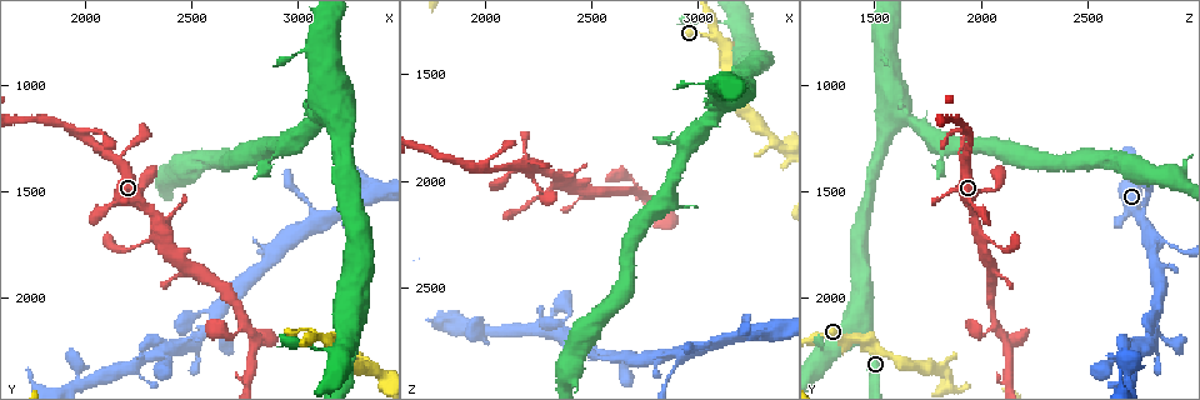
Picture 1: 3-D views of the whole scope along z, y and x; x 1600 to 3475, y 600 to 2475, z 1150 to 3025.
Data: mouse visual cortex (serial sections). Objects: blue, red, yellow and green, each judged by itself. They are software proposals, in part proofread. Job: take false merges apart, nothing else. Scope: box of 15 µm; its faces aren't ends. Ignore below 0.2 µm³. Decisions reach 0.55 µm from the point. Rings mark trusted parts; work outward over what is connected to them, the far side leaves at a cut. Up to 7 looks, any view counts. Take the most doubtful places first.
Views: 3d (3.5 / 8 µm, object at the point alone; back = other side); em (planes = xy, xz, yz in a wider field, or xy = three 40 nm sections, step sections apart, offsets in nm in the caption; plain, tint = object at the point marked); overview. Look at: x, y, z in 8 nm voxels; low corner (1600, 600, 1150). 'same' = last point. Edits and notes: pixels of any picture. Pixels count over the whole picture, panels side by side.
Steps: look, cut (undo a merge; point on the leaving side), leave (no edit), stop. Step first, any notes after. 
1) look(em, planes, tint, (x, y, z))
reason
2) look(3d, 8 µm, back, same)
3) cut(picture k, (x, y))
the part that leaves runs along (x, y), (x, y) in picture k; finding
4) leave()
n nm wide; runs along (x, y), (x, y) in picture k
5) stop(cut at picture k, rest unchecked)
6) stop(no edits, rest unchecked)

look(3d, 3.5 µm, (2140, 1360, 1940))
calibre changes

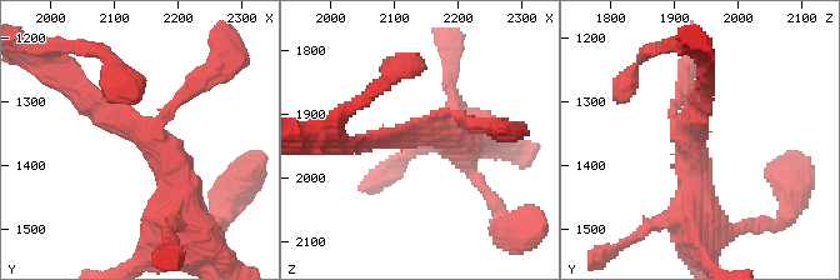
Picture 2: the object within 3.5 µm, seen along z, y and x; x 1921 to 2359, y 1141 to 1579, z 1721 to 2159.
look(em, planes, tint, (2150, 1355, 1925))
shape alone is not enough

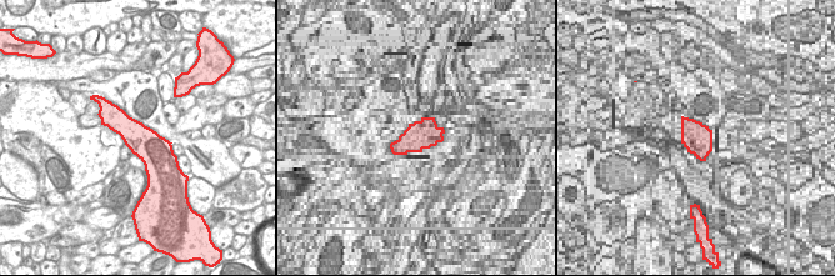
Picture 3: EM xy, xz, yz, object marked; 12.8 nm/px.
leave()
runs along (180, 215), (173, 158), (76, 89) in picture 2; continuous, no second cell

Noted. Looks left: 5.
look(3d, 3.5 µm, (2700, 2180, 2000))
calibre changes

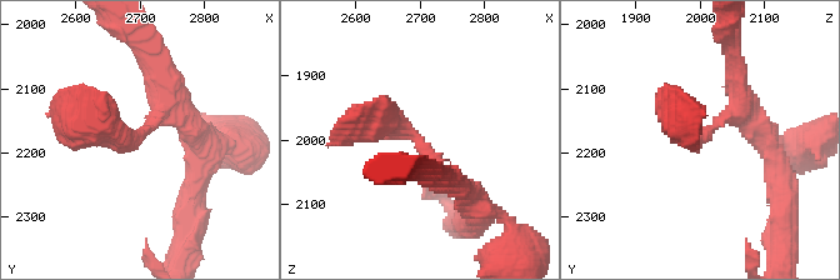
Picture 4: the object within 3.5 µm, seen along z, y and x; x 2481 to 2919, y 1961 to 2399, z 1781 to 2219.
look(em, planes, tint, (2700, 2165, 2005))
need the tissue

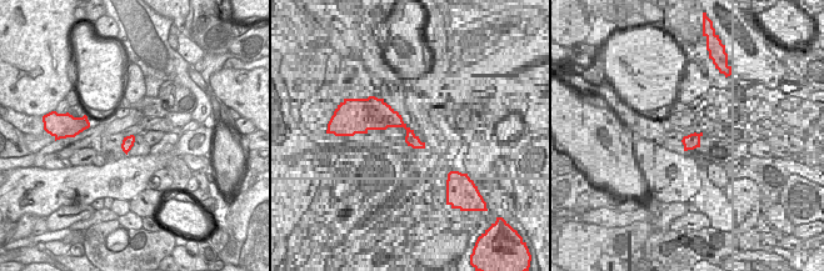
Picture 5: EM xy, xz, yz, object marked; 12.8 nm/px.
leave()
runs along (448, 176), (401, 125), (348, 131) in picture 4; one cell here

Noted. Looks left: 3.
look(3d, 3.5 µm, (2910, 1730, 2830))
small branch off a trunk

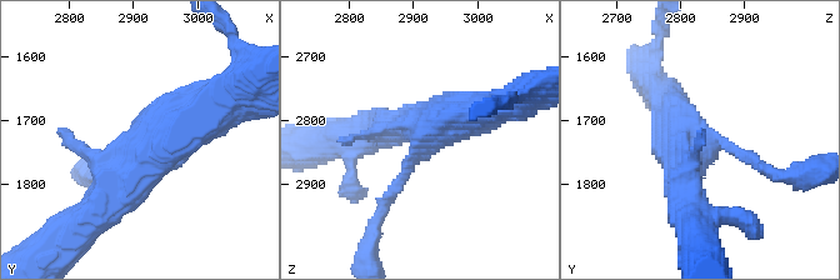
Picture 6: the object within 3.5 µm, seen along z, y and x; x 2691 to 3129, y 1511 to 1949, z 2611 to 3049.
look(em, xy, step 3, tint, (2915, 1735, 2840))
now the EM

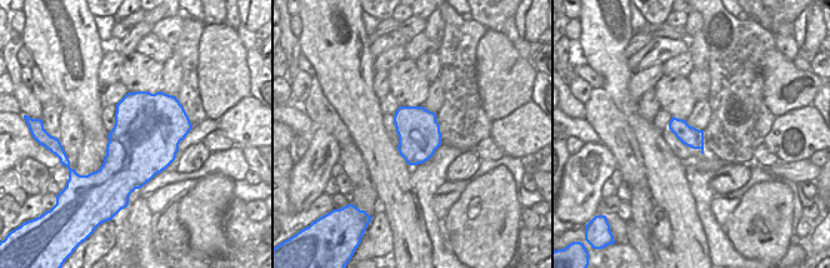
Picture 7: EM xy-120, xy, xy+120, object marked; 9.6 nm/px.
leave()
400 nm wide; runs along (216, 101), (90, 216) in picture 6; continuous, no second cell

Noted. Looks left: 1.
stop(no edits, rest unchecked)

